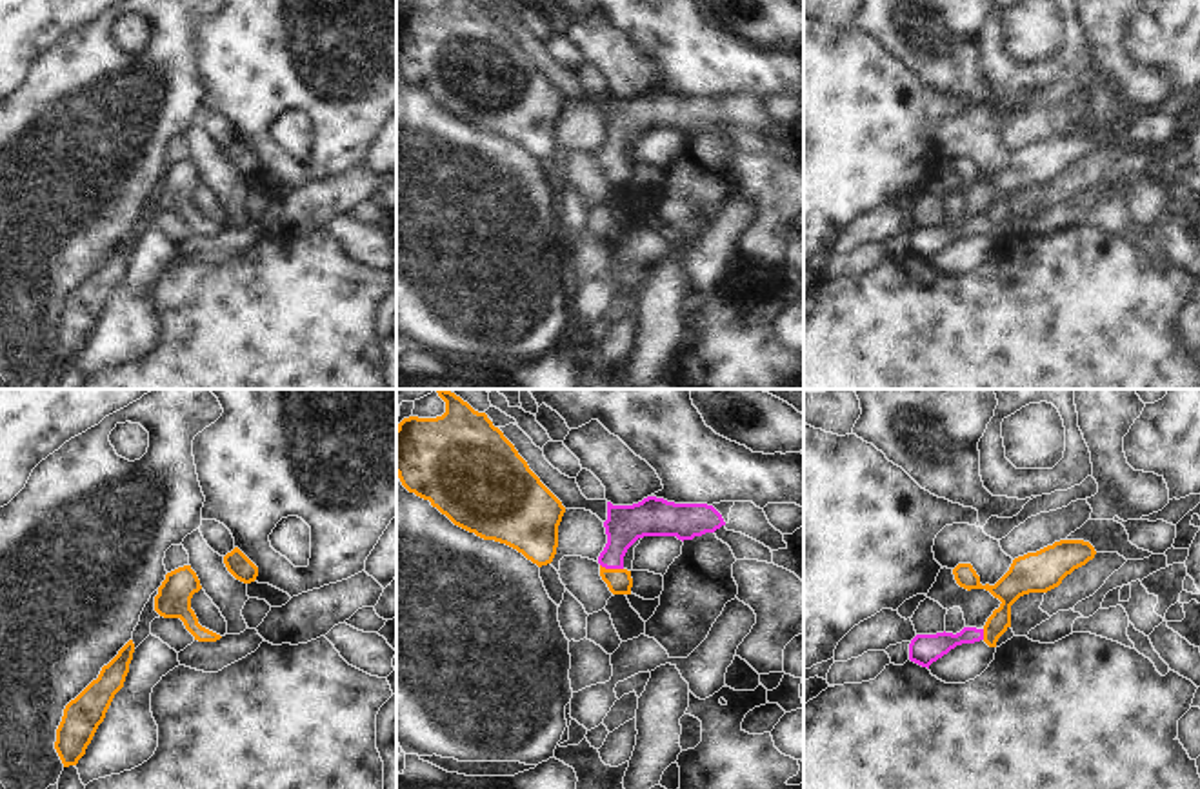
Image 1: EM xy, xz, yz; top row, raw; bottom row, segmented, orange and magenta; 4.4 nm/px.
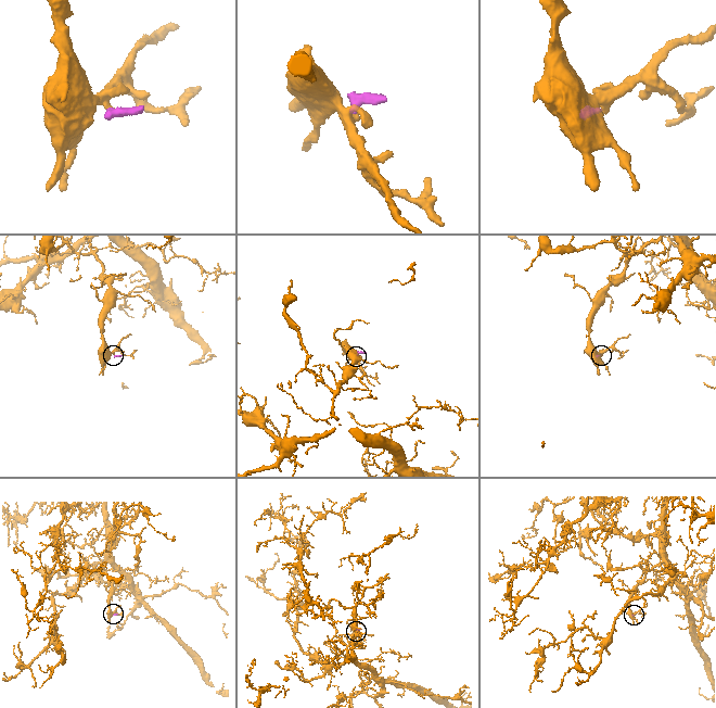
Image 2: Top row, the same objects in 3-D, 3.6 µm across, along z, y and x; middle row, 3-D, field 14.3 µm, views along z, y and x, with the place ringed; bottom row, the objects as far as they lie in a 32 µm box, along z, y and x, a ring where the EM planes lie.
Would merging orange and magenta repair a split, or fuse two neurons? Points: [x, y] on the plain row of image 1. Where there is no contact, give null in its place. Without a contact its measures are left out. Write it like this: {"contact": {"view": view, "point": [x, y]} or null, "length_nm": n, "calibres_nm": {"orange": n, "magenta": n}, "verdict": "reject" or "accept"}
{"contact": {"view": "xz", "point": [611, 162]}, "length_nm": 110, "calibres_nm": {"orange": 110, "magenta": 170}, "verdict": "accept"}

